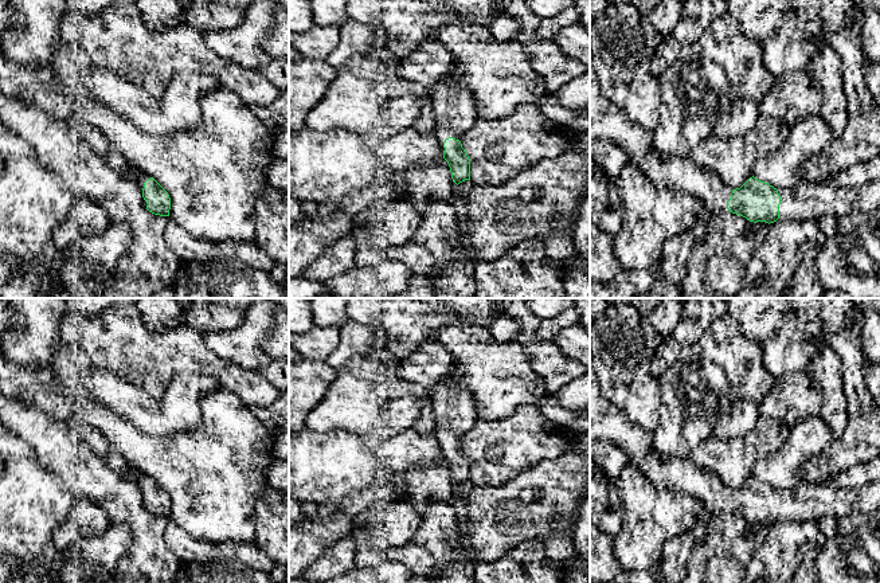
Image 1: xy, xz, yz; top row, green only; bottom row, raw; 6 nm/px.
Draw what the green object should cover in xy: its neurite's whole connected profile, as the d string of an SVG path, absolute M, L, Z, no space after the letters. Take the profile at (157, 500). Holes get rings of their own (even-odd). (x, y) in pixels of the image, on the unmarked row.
M142 476L138 481L146 510L155 516L169 517L171 498L168 493L150 477Z

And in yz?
M590 356L590 441L609 441L621 447L631 463L637 465L644 474L658 486L672 486L701 501L707 513L732 513L750 523L774 524L778 520L818 521L832 516L836 520L849 514L868 514L880 509L880 484L869 484L861 488L842 488L829 485L807 485L798 482L790 489L777 490L768 484L750 478L740 489L731 490L712 473L699 469L691 458L666 459L653 446L650 430L631 424L630 420L609 400L601 396L599 383L595 377Z

